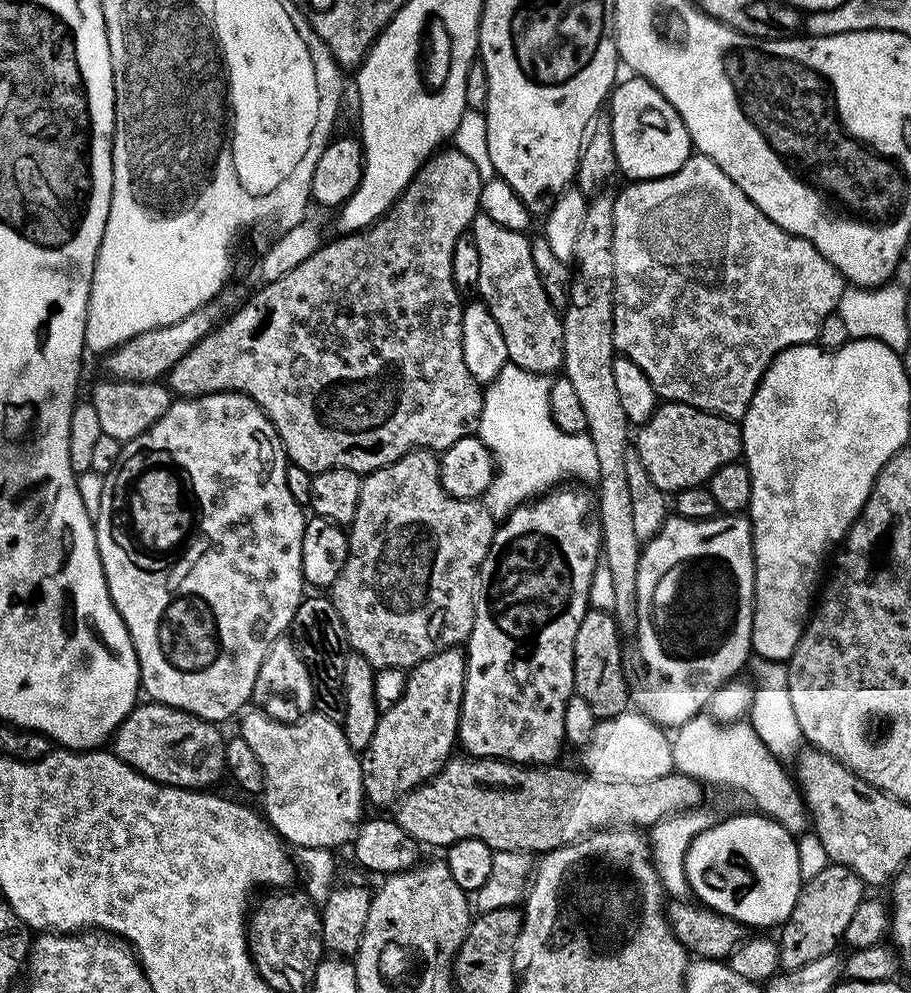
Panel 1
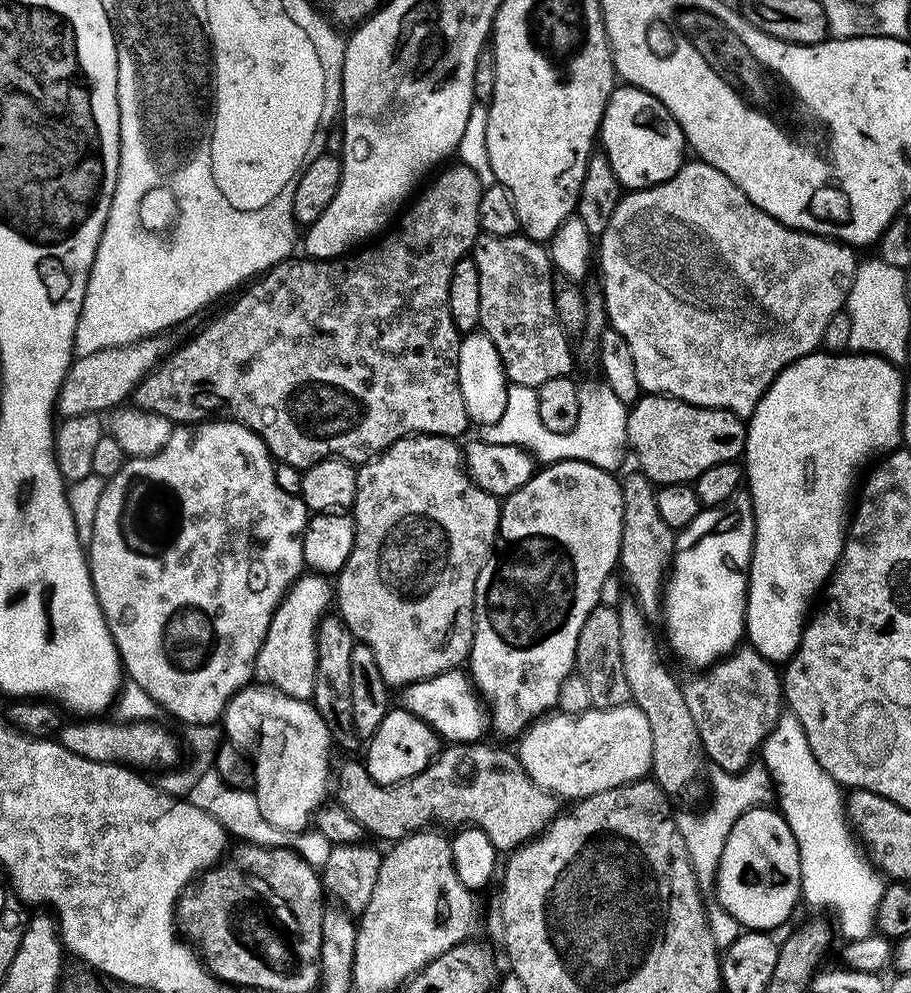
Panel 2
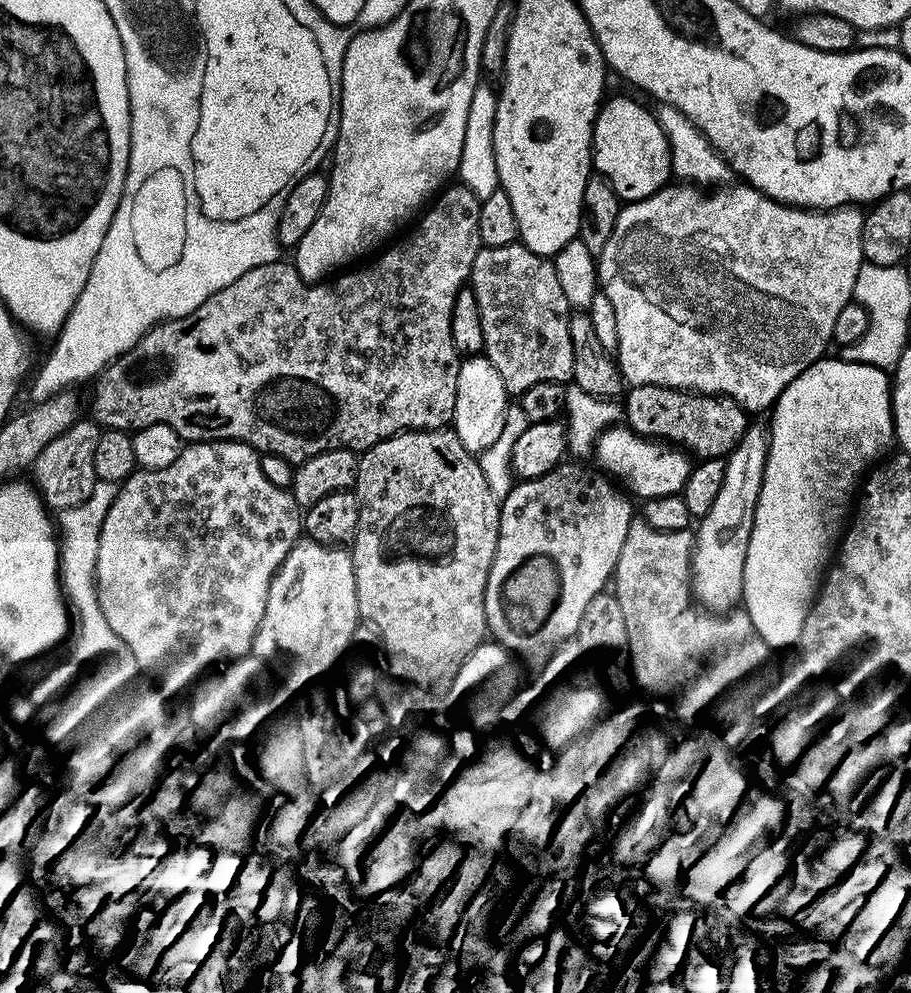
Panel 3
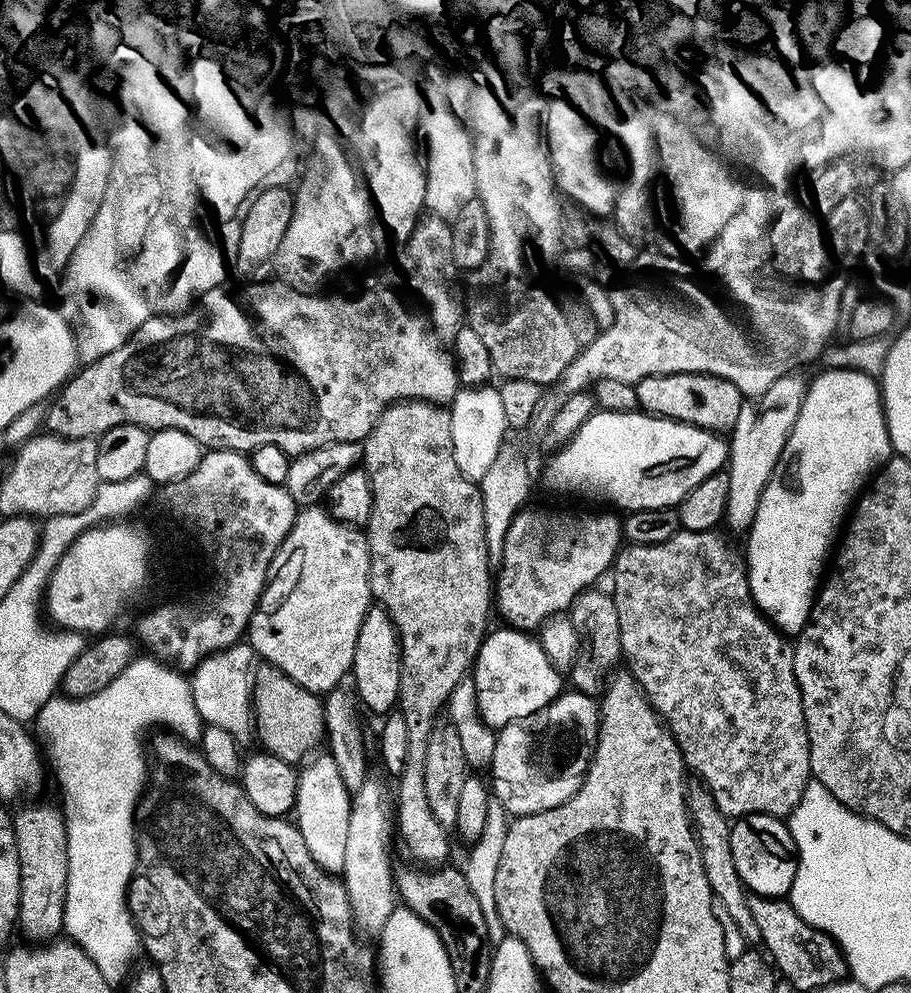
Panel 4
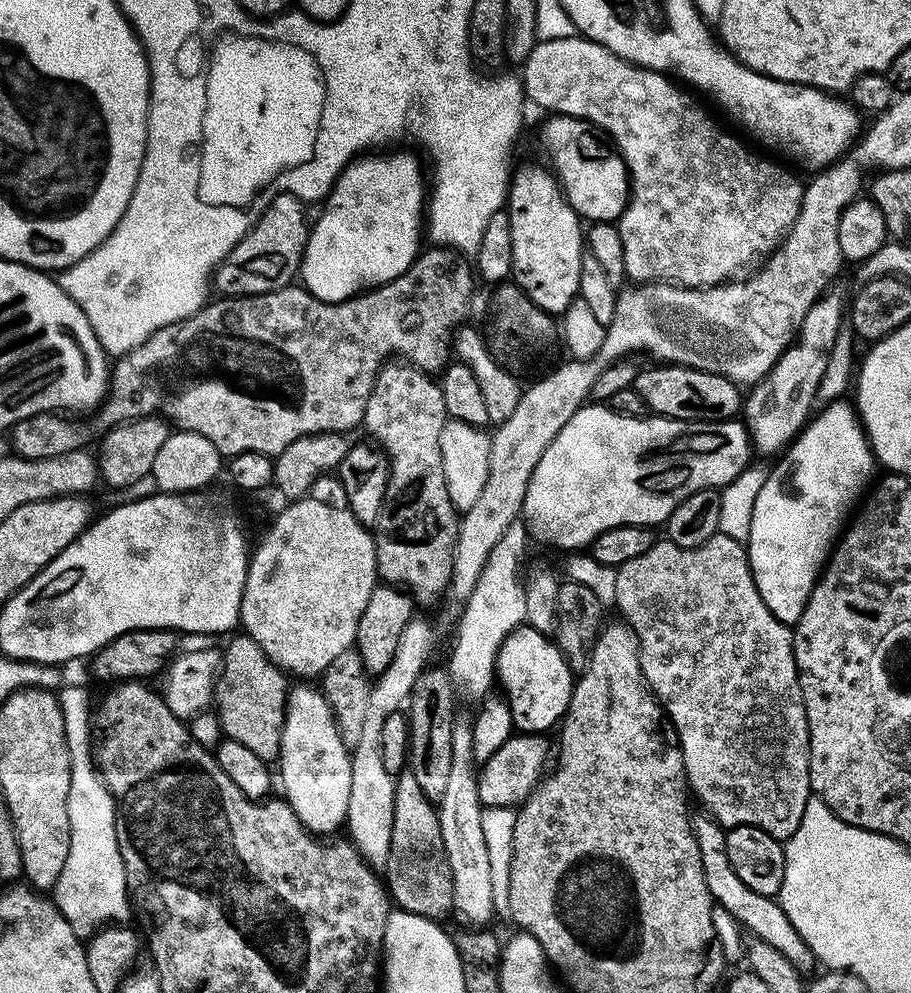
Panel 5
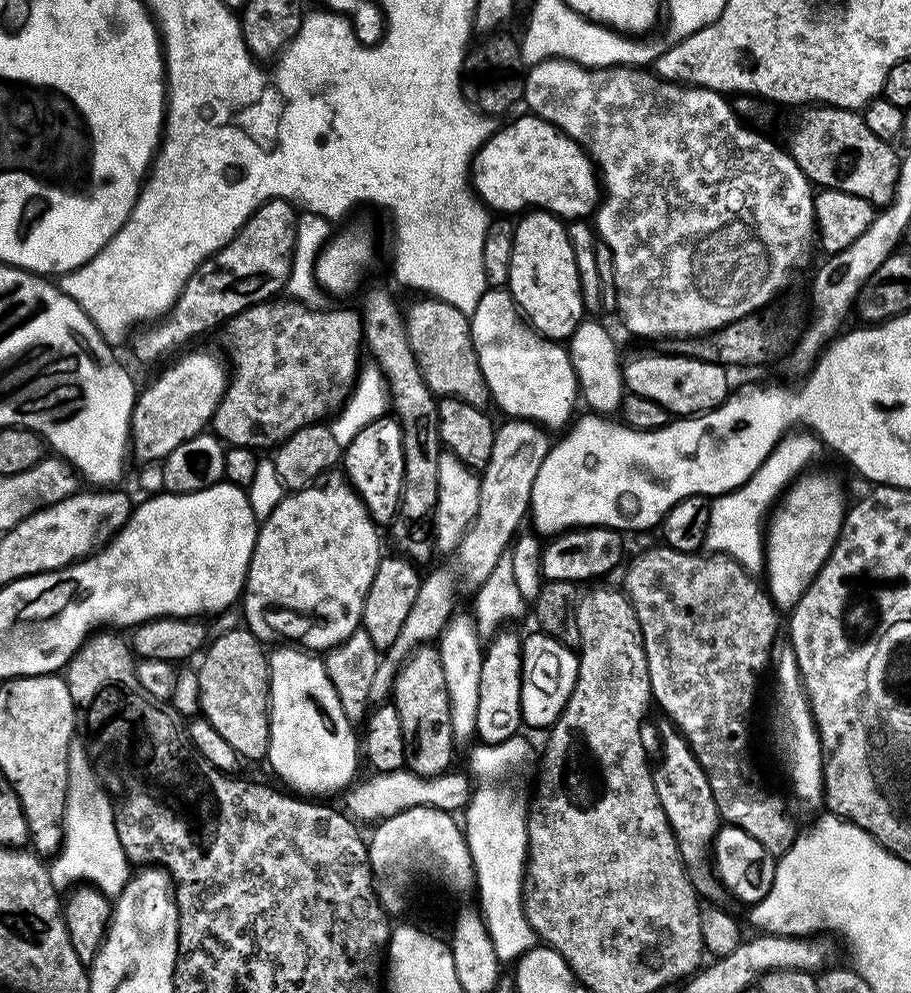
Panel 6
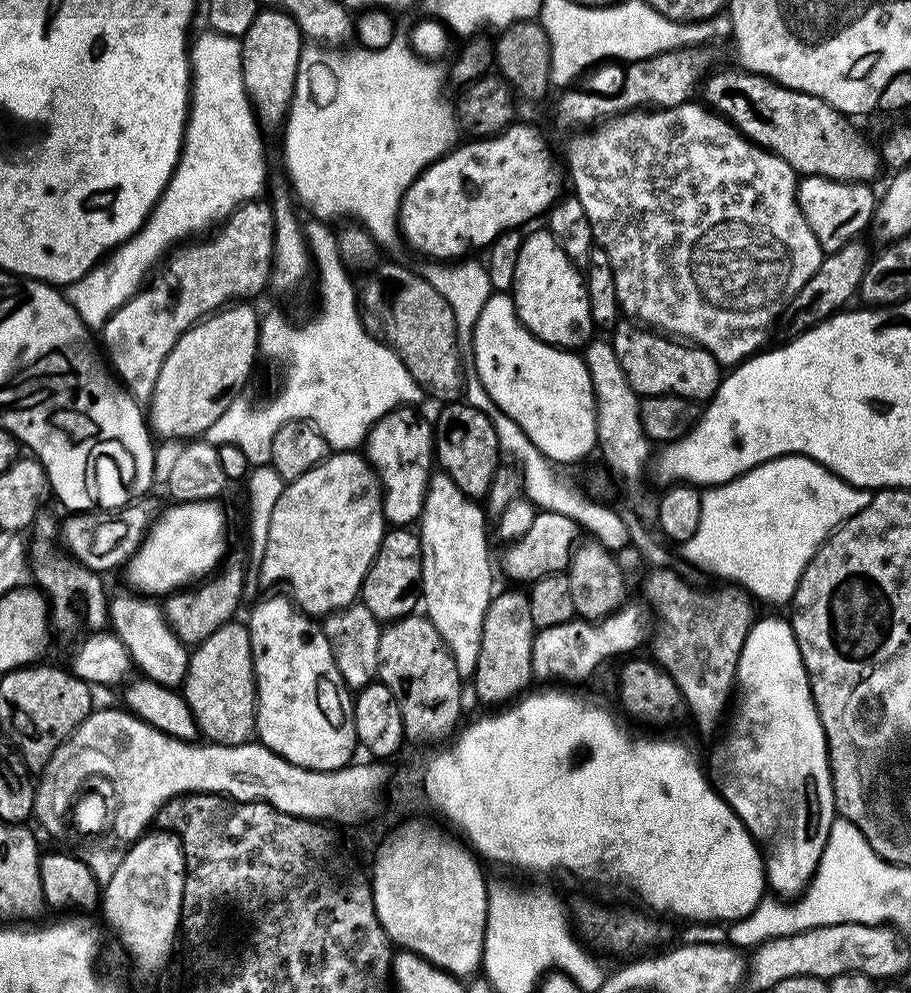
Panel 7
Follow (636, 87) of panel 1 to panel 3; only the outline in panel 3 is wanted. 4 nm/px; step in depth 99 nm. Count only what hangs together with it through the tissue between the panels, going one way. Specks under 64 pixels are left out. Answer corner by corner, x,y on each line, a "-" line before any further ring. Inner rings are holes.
628,96
610,100
601,107
592,125
592,163
595,171
616,189
621,201
645,200
665,187
673,175
667,136
651,107
643,108

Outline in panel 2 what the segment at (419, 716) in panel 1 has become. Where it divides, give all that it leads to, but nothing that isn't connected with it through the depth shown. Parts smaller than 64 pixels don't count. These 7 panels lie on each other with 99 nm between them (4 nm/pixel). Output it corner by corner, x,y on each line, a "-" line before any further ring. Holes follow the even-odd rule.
396,706
386,714
386,718
382,718
378,730
367,737
362,763
374,782
397,784
406,778
414,778
414,774
422,774
422,770
426,770
426,766
430,766
436,759
441,748
441,737
436,735
425,720

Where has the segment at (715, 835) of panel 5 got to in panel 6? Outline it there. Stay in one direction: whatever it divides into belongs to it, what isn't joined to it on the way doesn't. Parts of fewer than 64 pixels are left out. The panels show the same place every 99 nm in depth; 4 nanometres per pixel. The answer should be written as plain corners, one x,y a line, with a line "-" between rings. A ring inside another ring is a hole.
664,722
660,728
660,761
655,761
652,777
660,805
668,816
672,833
676,835
680,857
684,860
684,867
692,877
693,886
705,901
718,902
714,900
720,900
726,896
726,889
714,875
709,861
707,864
700,857
704,848
713,847
714,837
722,824
718,802
714,802
714,790
710,790
706,770
702,770
698,758
692,752
692,747
671,722

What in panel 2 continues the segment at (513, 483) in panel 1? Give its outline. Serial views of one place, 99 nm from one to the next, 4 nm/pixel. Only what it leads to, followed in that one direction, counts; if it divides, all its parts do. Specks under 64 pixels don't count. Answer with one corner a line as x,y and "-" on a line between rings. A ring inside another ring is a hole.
606,382
579,385
580,390
580,422
572,432
554,434
542,426
542,418
538,416
538,398
536,389
521,384
512,384
506,398
506,410
502,410
502,418
496,424
487,425
492,431
494,440
505,440
507,444
519,444
528,449
537,461
550,465
558,460
580,459
588,463
613,466
620,460
620,451
625,451
628,443
628,409
610,390

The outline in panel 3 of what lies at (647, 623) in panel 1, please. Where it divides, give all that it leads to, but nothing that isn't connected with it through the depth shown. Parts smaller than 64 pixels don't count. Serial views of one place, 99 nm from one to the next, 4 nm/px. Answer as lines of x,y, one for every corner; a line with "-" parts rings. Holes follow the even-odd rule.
749,426
738,446
726,457
726,478
714,506
699,517
700,529
695,529
692,545
692,594
709,613
720,614
731,609
744,595
746,550
750,546
758,498
762,494
767,457
768,428

